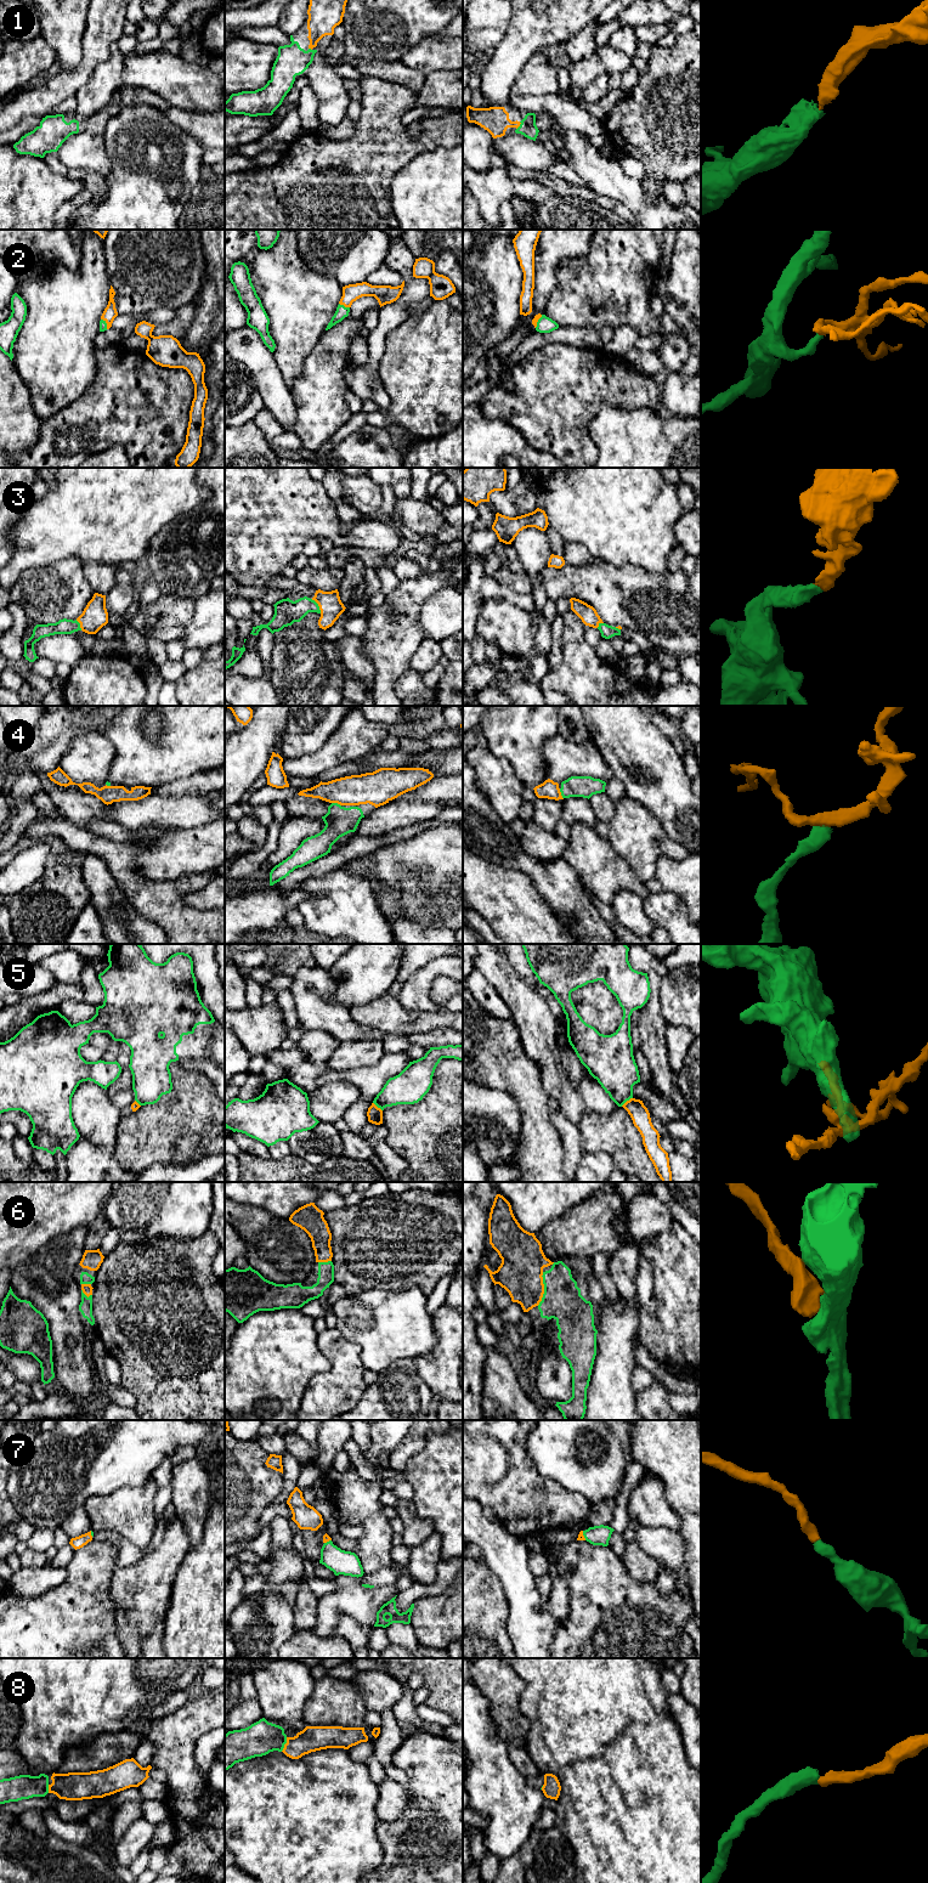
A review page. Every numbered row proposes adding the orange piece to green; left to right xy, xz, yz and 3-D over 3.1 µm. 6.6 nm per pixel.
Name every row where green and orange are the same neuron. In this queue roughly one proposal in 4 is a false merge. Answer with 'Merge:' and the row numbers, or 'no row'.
Merge: 1, 2, 3, 4, 6, 7, 8

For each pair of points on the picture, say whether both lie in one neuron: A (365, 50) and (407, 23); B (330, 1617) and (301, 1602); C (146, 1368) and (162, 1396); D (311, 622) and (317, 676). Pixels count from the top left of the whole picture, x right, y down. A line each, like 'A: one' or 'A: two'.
A: one
B: two
C: one
D: one

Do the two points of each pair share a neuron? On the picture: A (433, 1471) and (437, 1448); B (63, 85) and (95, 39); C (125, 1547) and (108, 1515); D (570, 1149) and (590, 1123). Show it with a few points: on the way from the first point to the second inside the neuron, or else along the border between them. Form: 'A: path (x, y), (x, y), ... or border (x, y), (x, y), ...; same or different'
A: path (437, 1465), (437, 1454); same
B: path (75, 77), (89, 63), (94, 51); same
C: border (122, 1534), (136, 1545), (146, 1548); different
D: border (577, 1126), (581, 1134), (581, 1146), (584, 1151); different

